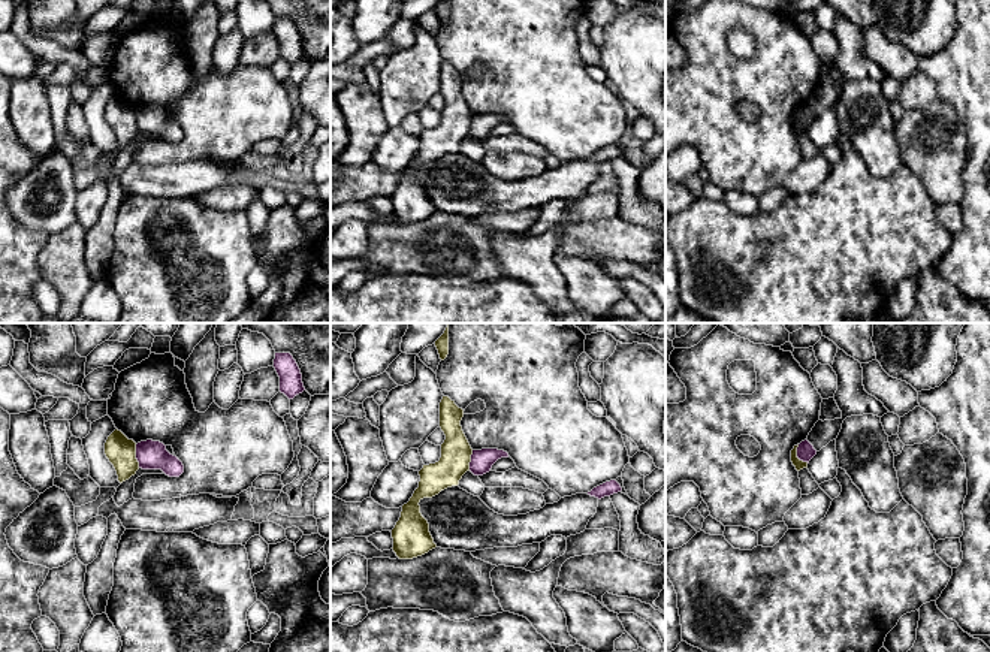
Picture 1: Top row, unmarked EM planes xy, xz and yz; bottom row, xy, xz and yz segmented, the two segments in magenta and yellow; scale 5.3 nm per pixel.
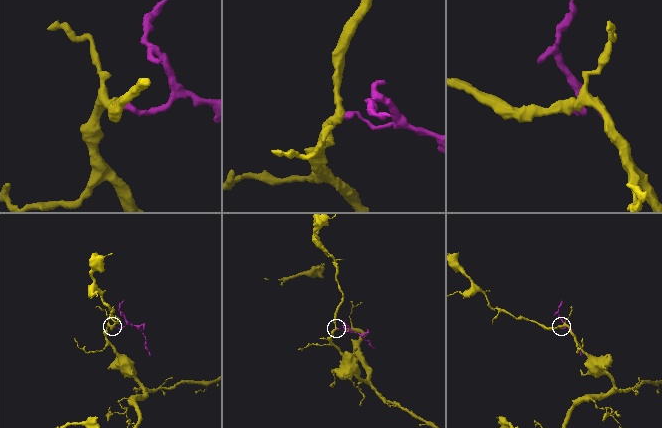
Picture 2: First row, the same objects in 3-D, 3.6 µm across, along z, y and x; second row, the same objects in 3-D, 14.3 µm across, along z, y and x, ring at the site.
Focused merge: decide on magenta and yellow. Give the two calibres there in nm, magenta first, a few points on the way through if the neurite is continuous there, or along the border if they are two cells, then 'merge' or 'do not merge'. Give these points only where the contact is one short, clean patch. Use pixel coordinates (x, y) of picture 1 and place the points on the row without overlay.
calibres 160 and 160 nm; border xy (135, 109), (135, 123), (139, 132); do not merge

